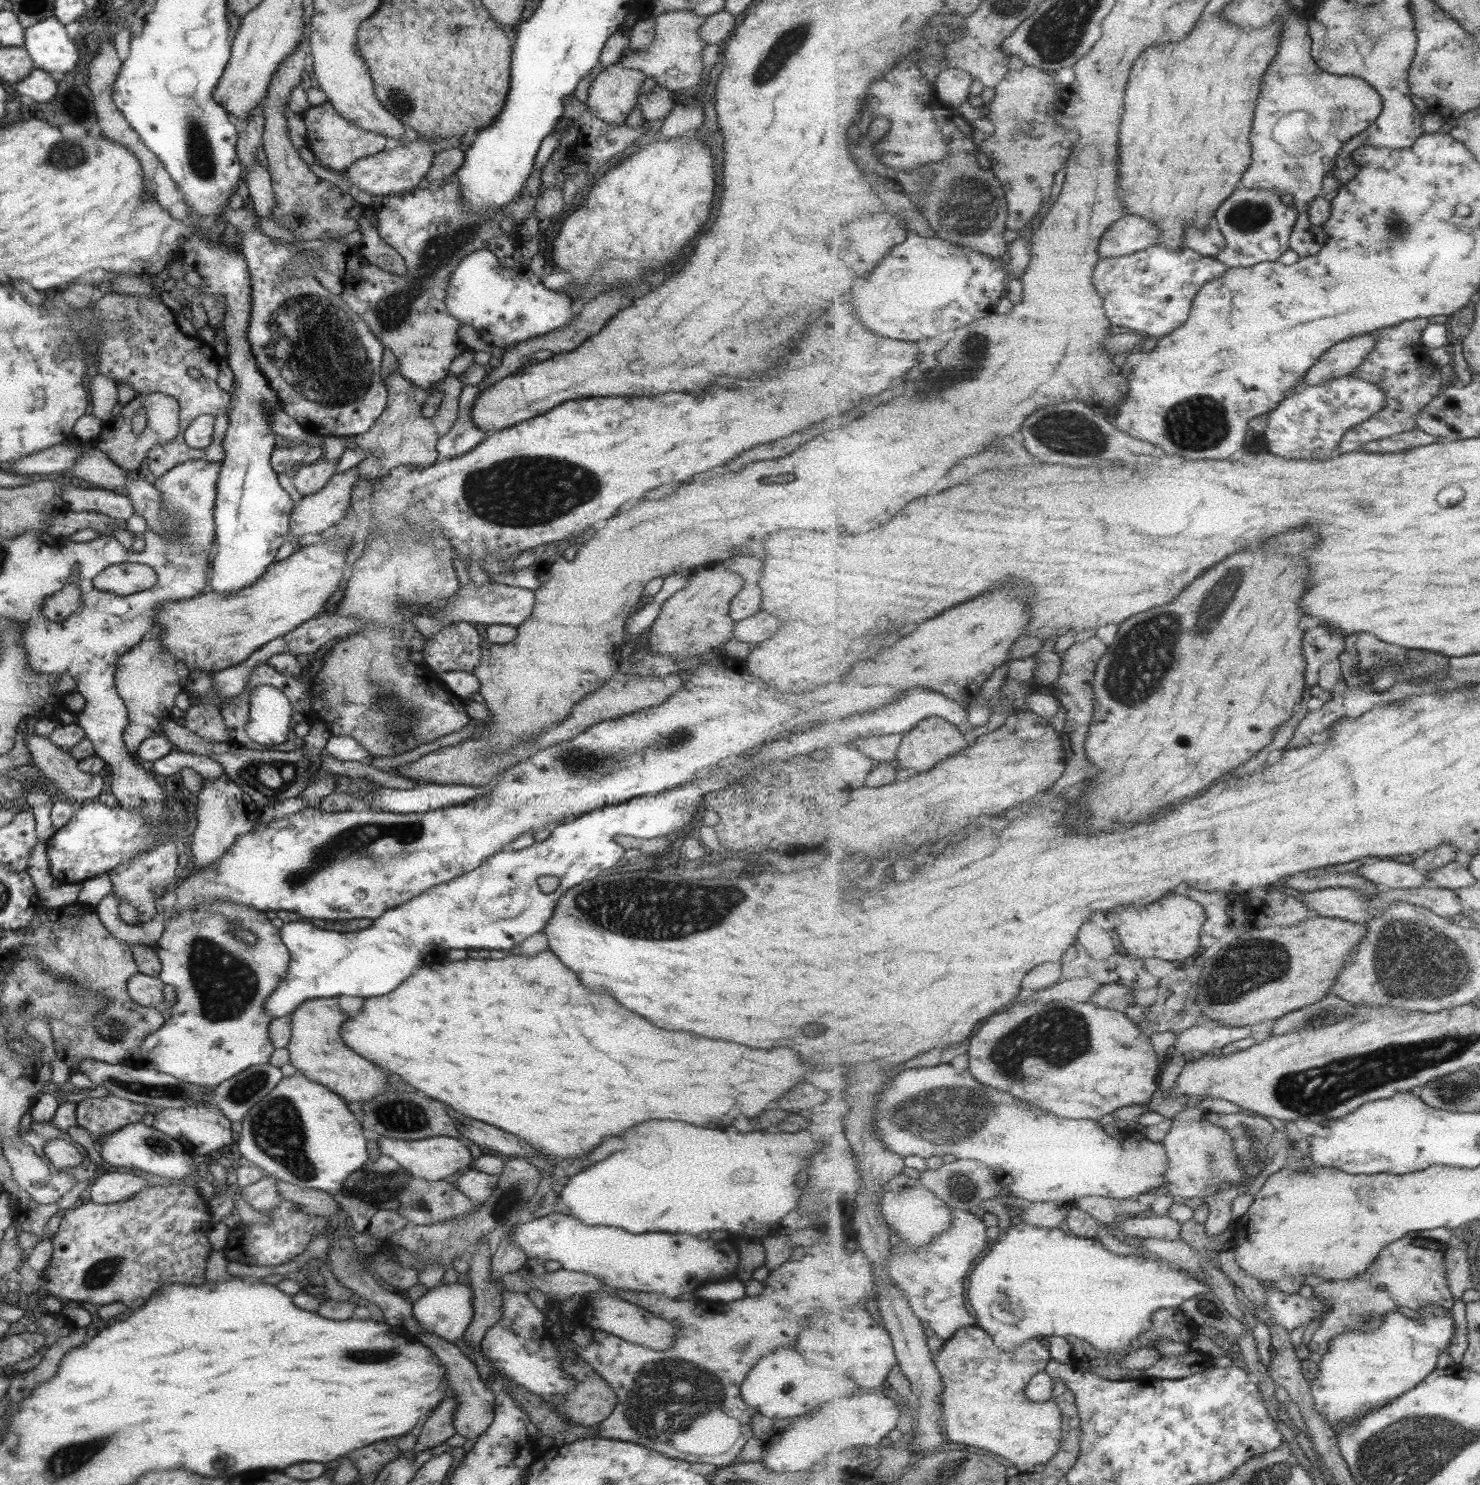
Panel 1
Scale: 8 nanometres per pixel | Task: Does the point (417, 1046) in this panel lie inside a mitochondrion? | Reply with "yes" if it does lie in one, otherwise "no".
no

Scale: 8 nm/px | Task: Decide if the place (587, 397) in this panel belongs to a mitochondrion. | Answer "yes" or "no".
no

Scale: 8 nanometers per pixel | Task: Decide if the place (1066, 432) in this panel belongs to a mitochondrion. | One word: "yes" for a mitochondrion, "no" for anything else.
yes

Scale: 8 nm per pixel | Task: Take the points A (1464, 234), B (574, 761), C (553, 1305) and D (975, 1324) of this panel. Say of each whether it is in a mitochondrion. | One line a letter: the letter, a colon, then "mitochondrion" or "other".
A: other
B: mitochondrion
C: other
D: other

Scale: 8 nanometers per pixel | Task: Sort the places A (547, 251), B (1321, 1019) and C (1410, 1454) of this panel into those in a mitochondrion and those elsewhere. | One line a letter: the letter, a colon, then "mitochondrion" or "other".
A: other
B: mitochondrion
C: mitochondrion

